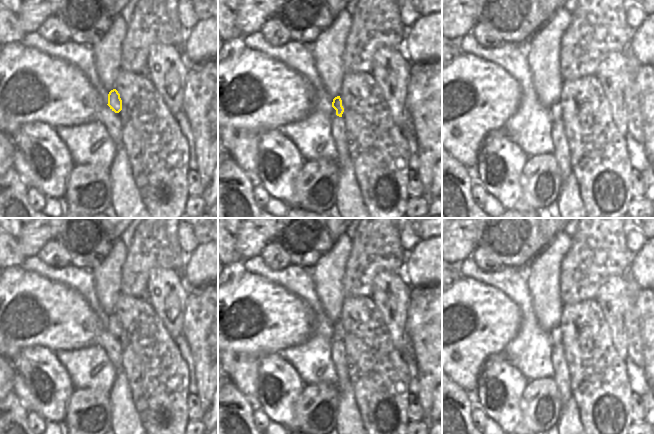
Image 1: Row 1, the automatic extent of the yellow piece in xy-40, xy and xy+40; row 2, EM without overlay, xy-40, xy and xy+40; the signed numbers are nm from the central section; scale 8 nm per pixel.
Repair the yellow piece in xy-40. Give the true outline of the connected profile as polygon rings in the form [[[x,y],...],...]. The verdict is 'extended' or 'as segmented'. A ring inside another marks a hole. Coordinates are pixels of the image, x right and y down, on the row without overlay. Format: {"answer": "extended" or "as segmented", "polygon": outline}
{"answer": "as segmented", "polygon": [[[113,313],[108,318],[108,328],[112,335],[119,337],[122,334],[122,324],[116,313]]]}

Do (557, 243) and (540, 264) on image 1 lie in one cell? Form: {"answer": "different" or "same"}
{"answer": "same"}

